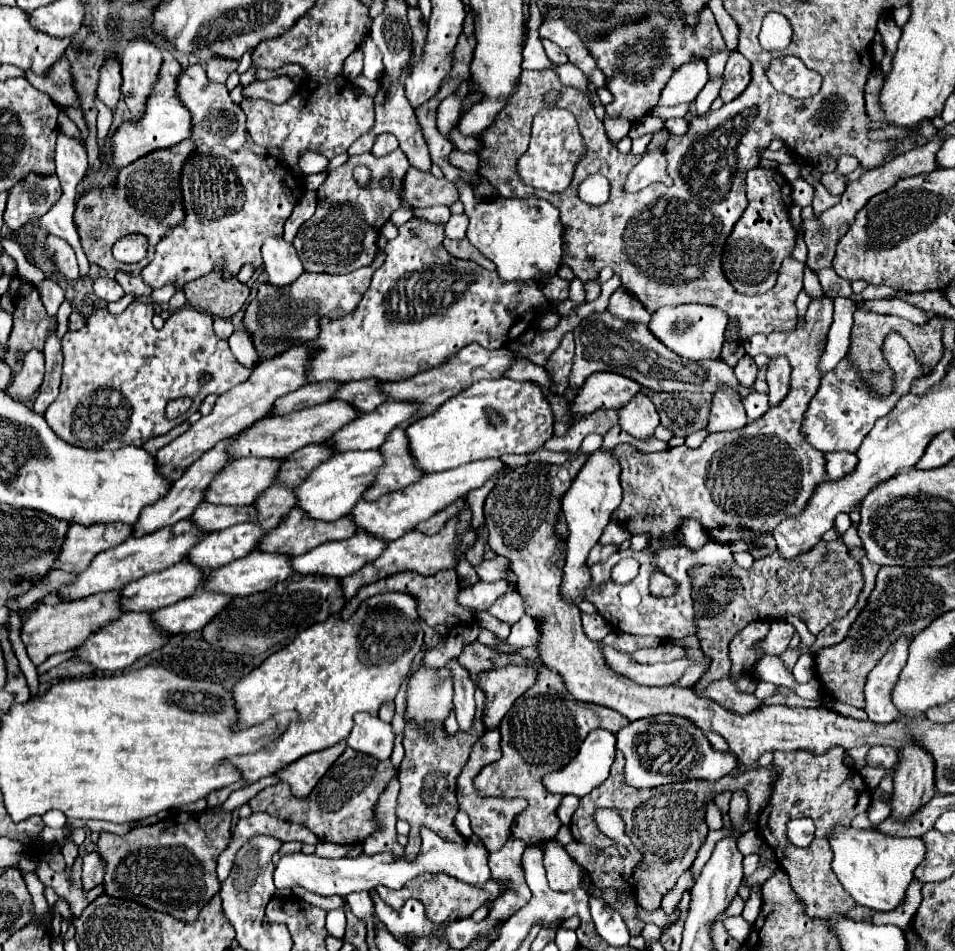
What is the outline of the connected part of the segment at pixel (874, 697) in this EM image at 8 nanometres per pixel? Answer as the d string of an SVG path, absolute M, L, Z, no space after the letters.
M898 636L896 642L892 642L882 656L882 660L876 664L876 668L868 674L866 686L864 686L864 698L866 698L866 714L872 722L892 722L900 712L896 712L894 704L890 702L890 690L896 682L896 674L900 674L900 668L904 668L908 658L908 636Z

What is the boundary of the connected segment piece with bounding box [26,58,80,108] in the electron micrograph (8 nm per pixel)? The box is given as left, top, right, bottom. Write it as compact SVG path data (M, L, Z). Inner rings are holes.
M66 58L58 60L56 66L52 66L52 72L48 76L36 76L34 72L26 72L26 78L30 80L30 84L34 88L52 96L54 102L58 100L58 104L62 104L66 108L68 106L80 108L80 98L78 98L78 92L74 88L70 62Z

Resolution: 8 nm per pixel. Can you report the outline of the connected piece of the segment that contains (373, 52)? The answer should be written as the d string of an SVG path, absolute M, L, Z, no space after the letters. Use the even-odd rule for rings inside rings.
M370 36L364 40L362 44L364 50L364 76L368 78L380 78L384 74L384 64L382 64L382 56L378 52L378 48L372 44Z

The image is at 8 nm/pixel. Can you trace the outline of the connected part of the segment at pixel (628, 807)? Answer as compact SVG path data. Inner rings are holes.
M620 750L616 752L610 776L594 788L588 796L580 800L578 810L572 816L570 830L576 842L594 846L594 848L606 848L610 846L610 838L596 826L594 822L594 812L600 808L614 810L622 816L626 824L626 836L634 842L634 846L640 850L642 860L634 870L634 880L636 880L636 896L638 904L646 912L656 912L660 908L662 896L674 888L678 876L682 876L692 862L696 860L696 854L700 850L700 844L704 844L708 826L706 826L706 808L708 802L716 798L722 790L744 790L748 796L748 820L756 822L762 808L768 802L768 780L770 780L770 768L756 768L750 772L744 772L740 776L726 776L724 780L716 784L706 784L700 780L688 780L688 782L678 782L678 784L668 784L668 786L658 786L650 790L634 790L624 784L624 756L620 756Z

